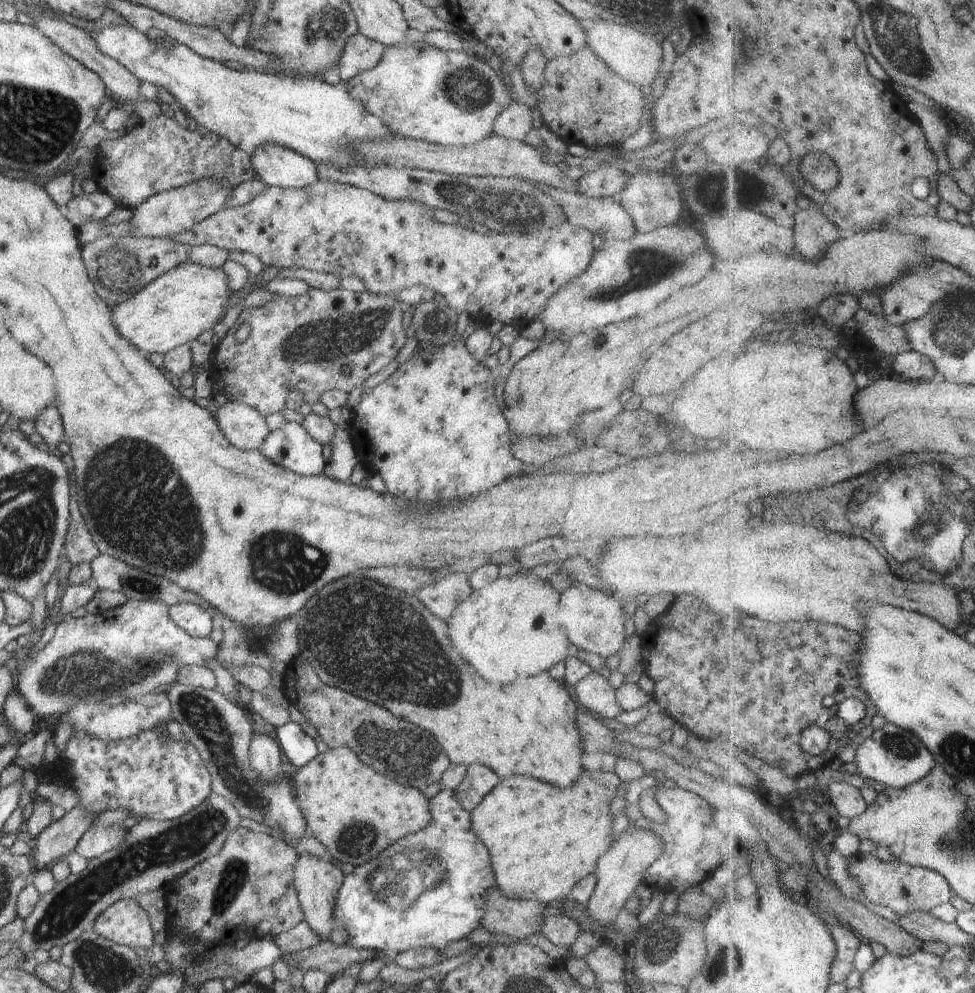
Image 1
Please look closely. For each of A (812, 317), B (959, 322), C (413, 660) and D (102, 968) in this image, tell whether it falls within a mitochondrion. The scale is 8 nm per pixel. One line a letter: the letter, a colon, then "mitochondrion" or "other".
A: other
B: mitochondrion
C: mitochondrion
D: mitochondrion

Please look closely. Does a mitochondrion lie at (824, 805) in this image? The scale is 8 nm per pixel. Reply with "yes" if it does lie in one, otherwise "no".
yes

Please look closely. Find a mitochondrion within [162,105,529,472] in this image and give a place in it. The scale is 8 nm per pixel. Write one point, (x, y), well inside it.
(341, 337)

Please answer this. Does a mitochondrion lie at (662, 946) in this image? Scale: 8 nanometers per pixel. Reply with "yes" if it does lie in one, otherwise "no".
yes

